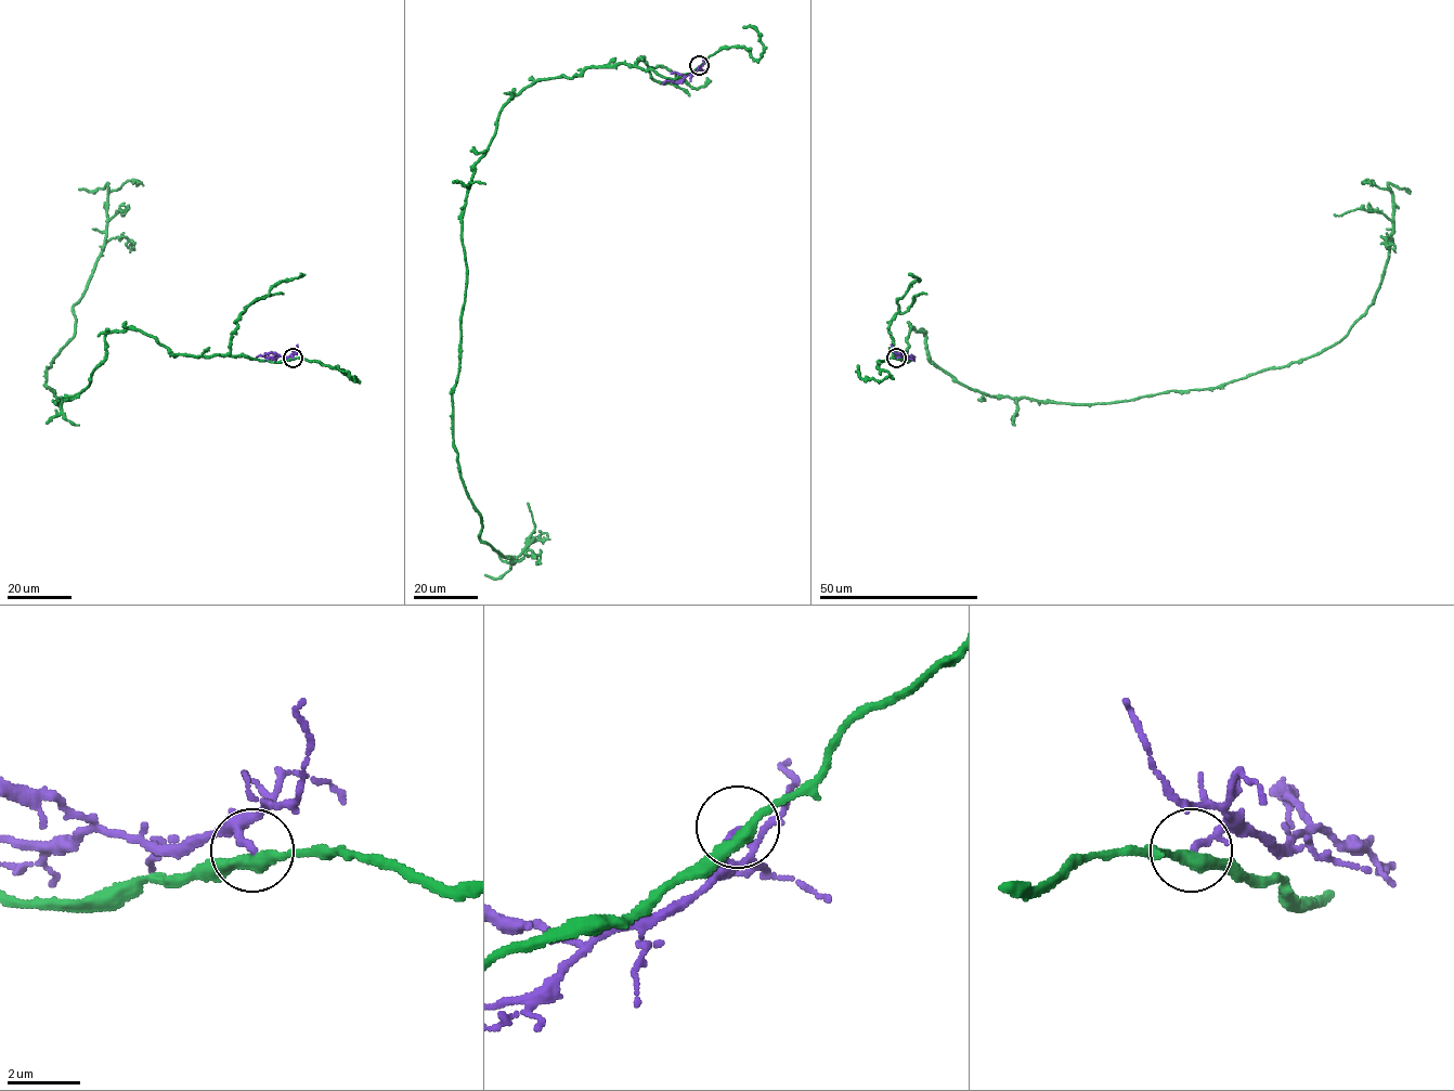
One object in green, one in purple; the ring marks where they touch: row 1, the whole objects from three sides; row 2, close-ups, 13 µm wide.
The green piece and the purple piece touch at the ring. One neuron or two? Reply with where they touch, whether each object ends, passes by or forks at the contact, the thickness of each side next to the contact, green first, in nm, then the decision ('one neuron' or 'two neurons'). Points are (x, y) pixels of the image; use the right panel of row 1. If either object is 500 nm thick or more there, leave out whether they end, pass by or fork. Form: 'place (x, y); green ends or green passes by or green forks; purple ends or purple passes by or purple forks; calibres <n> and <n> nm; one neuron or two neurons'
place (896, 358); green passes by; purple ends; calibres 340 and 170 nm; two neurons

